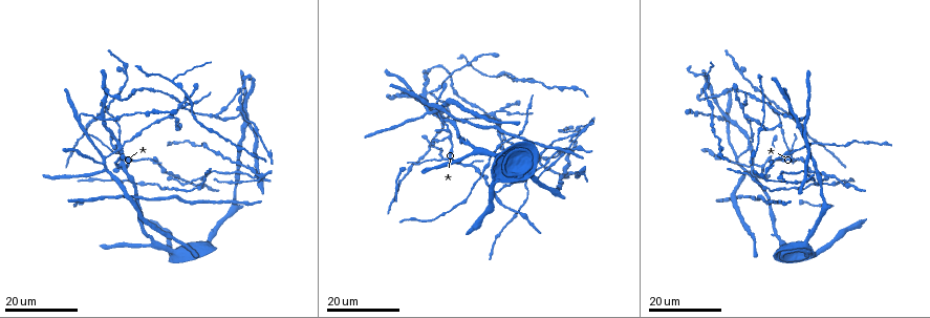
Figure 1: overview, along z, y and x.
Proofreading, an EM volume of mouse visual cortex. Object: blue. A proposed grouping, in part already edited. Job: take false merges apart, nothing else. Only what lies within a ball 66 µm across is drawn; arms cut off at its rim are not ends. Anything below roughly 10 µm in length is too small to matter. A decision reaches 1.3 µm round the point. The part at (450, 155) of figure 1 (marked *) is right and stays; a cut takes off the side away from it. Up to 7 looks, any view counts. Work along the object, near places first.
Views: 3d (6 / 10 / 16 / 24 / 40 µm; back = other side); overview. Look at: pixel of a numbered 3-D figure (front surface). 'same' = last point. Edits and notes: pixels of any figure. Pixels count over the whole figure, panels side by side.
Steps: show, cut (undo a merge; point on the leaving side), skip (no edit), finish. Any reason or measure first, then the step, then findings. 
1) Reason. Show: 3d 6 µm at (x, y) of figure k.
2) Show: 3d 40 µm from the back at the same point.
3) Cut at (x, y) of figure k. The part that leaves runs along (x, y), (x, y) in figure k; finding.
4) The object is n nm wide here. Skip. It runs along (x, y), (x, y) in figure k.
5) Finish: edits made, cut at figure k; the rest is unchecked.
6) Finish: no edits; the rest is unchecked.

Branch point. Show: 3d 24 µm at (248, 181) of figure 1.

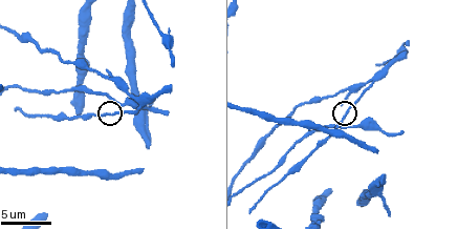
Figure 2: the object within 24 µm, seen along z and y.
Zoom in. Show: 3d 10 µm at (343, 122) of figure 2.

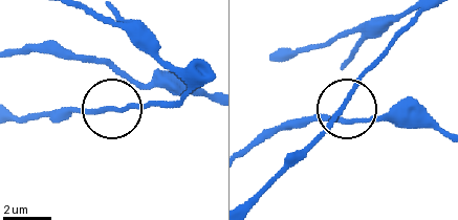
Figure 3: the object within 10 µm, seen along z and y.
Zoom in. Show: 3d 6 µm at (107, 109) of figure 3.

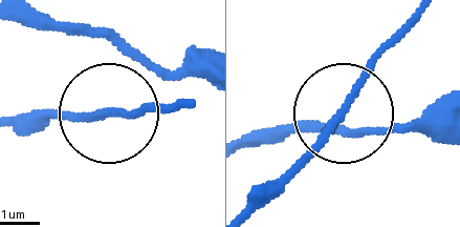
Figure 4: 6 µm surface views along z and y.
The object is 140 nm wide here. Skip. It runs along (250, 143), (380, 129), (341, 117), (263, 190) in figure 4; all the same neuron.

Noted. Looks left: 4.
Show: 3d 24 µm at (825, 173) of figure 1.

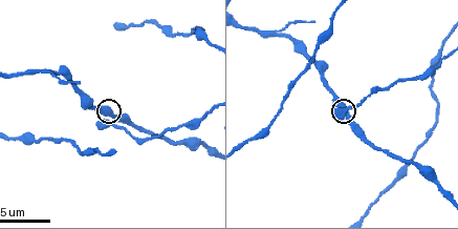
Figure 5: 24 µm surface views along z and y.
Show: 3d 6 µm at (110, 116) of figure 5.

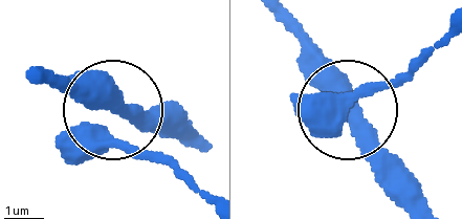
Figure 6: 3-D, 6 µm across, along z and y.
Skip. It runs along (271, 12), (308, 72), (415, 179) in figure 6; continuous, no second neuron.

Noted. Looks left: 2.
Show: 3d 24 µm at (122, 144) of figure 1.

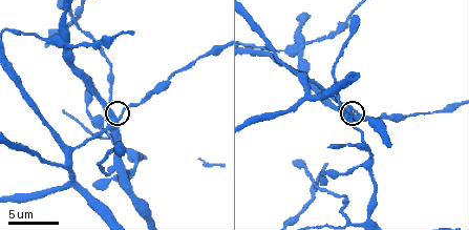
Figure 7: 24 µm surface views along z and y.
Show: 3d 6 µm at (116, 121) of figure 7.

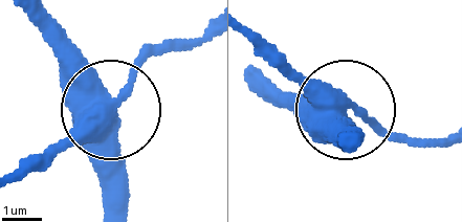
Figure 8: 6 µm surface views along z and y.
The side arm is 32 µm long. Skip. It runs along (112, 207), (115, 97), (169, 41) in figure 8; all the same neuron.

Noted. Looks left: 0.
Finish: no edits; the rest is unchecked.

